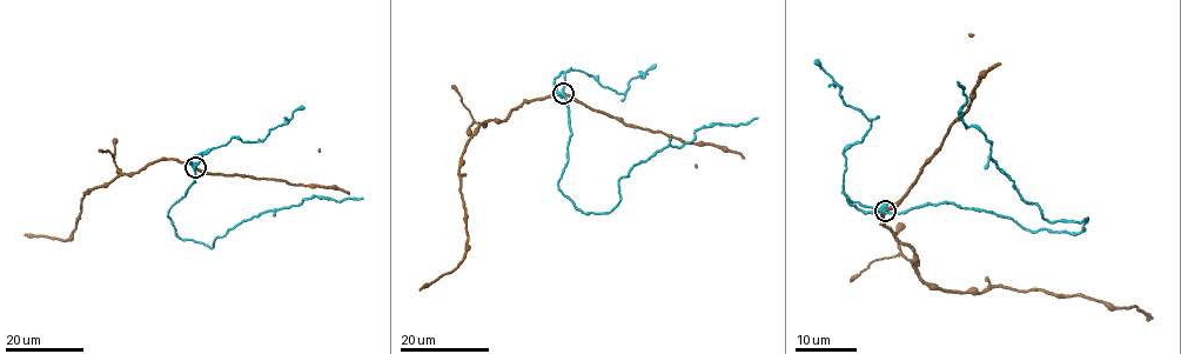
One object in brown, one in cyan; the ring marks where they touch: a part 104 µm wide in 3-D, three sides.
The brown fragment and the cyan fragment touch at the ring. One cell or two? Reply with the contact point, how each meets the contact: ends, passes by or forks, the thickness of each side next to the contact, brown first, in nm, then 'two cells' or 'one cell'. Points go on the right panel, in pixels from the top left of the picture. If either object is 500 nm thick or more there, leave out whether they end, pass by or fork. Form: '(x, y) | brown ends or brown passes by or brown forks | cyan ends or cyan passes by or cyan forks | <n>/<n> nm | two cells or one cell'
(885, 211) | brown ends | cyan forks | 320/320 nm | two cells

